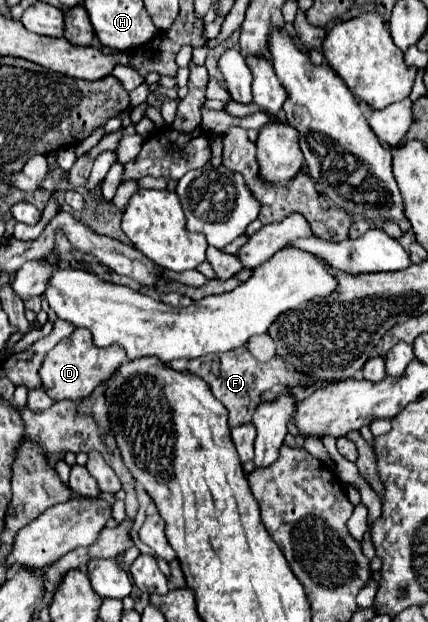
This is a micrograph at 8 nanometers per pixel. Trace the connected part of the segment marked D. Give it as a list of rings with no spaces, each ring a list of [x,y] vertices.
[[[75,328],[75,332],[61,340],[53,350],[47,352],[43,366],[39,370],[43,388],[51,400],[81,400],[89,396],[103,380],[107,380],[117,366],[121,366],[127,360],[127,354],[119,344],[99,348],[91,340],[91,332],[85,328]]]

